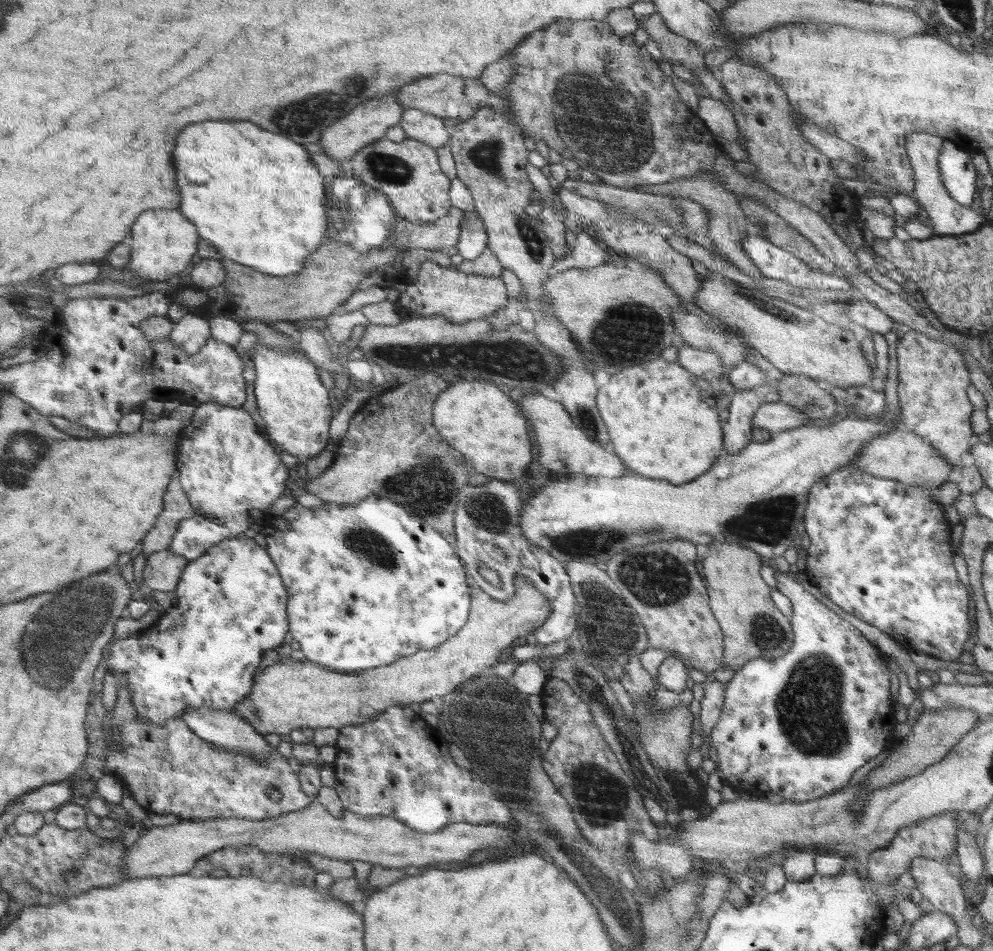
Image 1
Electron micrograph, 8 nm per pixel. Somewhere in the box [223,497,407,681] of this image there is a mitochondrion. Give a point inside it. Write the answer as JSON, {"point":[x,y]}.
{"point":[370,545]}

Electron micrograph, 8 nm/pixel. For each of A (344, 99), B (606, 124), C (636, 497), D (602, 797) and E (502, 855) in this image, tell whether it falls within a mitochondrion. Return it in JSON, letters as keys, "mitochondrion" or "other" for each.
{"A":"mitochondrion","B":"mitochondrion","C":"other","D":"mitochondrion","E":"other"}

